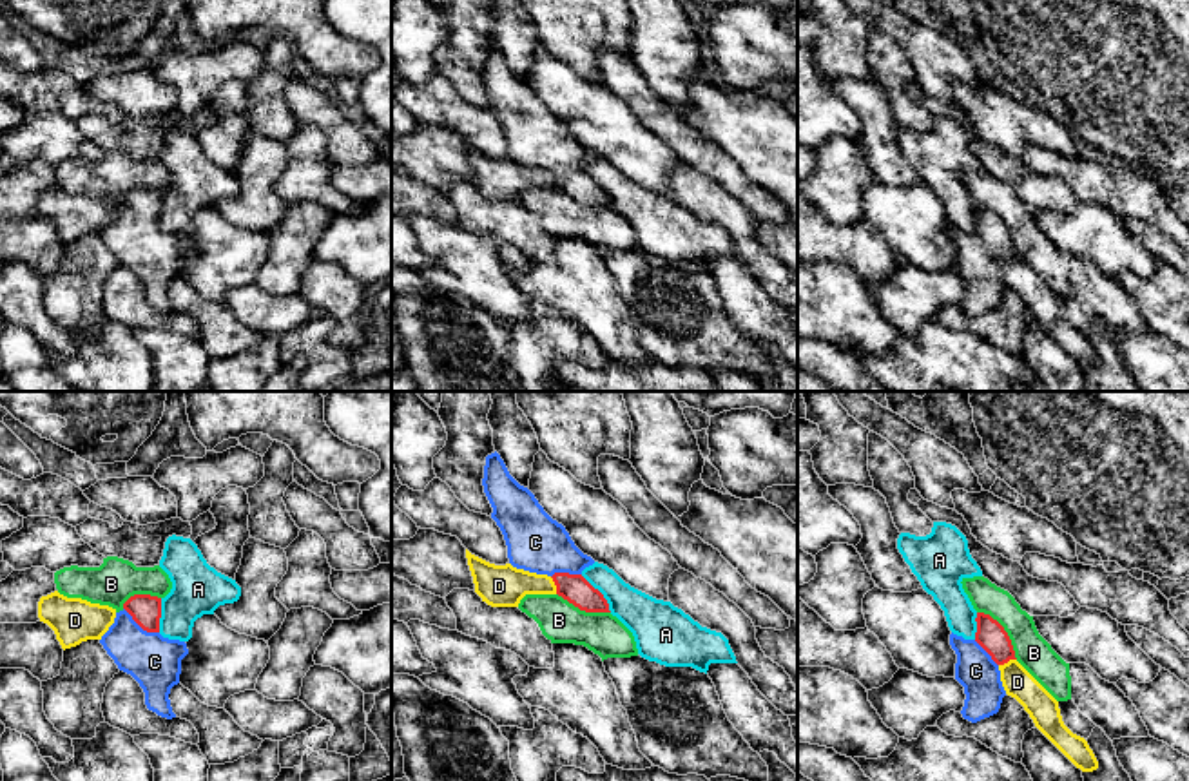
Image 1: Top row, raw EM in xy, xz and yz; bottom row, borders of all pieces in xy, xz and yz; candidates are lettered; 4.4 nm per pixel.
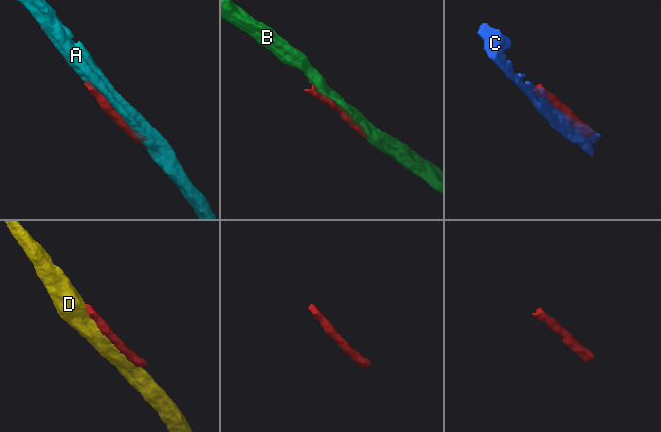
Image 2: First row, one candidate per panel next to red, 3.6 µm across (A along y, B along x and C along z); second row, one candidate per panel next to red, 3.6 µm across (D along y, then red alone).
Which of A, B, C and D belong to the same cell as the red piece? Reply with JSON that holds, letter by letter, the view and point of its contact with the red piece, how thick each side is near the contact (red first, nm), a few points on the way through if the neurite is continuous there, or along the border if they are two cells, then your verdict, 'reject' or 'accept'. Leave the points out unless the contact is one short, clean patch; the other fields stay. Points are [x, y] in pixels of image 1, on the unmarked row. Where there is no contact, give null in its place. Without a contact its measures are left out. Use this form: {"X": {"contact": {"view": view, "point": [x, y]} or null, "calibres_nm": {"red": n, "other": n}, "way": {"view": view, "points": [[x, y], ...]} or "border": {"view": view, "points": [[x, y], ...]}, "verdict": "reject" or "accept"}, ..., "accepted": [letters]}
{"A": {"contact": {"view": "xz", "point": [600, 187]}, "calibres_nm": {"red": 130, "other": 200}, "verdict": "reject"}, "B": {"contact": {"view": "yz", "point": [1005, 225]}, "calibres_nm": {"red": 130, "other": 160}, "verdict": "reject"}, "C": {"contact": {"view": "xy", "point": [140, 220]}, "calibres_nm": {"red": 140, "other": 240}, "verdict": "accept"}, "D": {"contact": {"view": "xz", "point": [555, 178]}, "calibres_nm": {"red": 130, "other": 190}, "verdict": "reject"}, "accepted": ["C"]}

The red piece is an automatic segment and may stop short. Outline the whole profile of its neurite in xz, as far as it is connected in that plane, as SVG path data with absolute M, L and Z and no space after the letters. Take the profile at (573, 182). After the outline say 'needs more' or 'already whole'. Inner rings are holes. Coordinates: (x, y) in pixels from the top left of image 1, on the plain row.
M497 45L486 51L482 80L513 161L551 170L556 188L580 205L611 207L604 188L582 170L594 154L584 149L566 121L509 69Z; needs more

